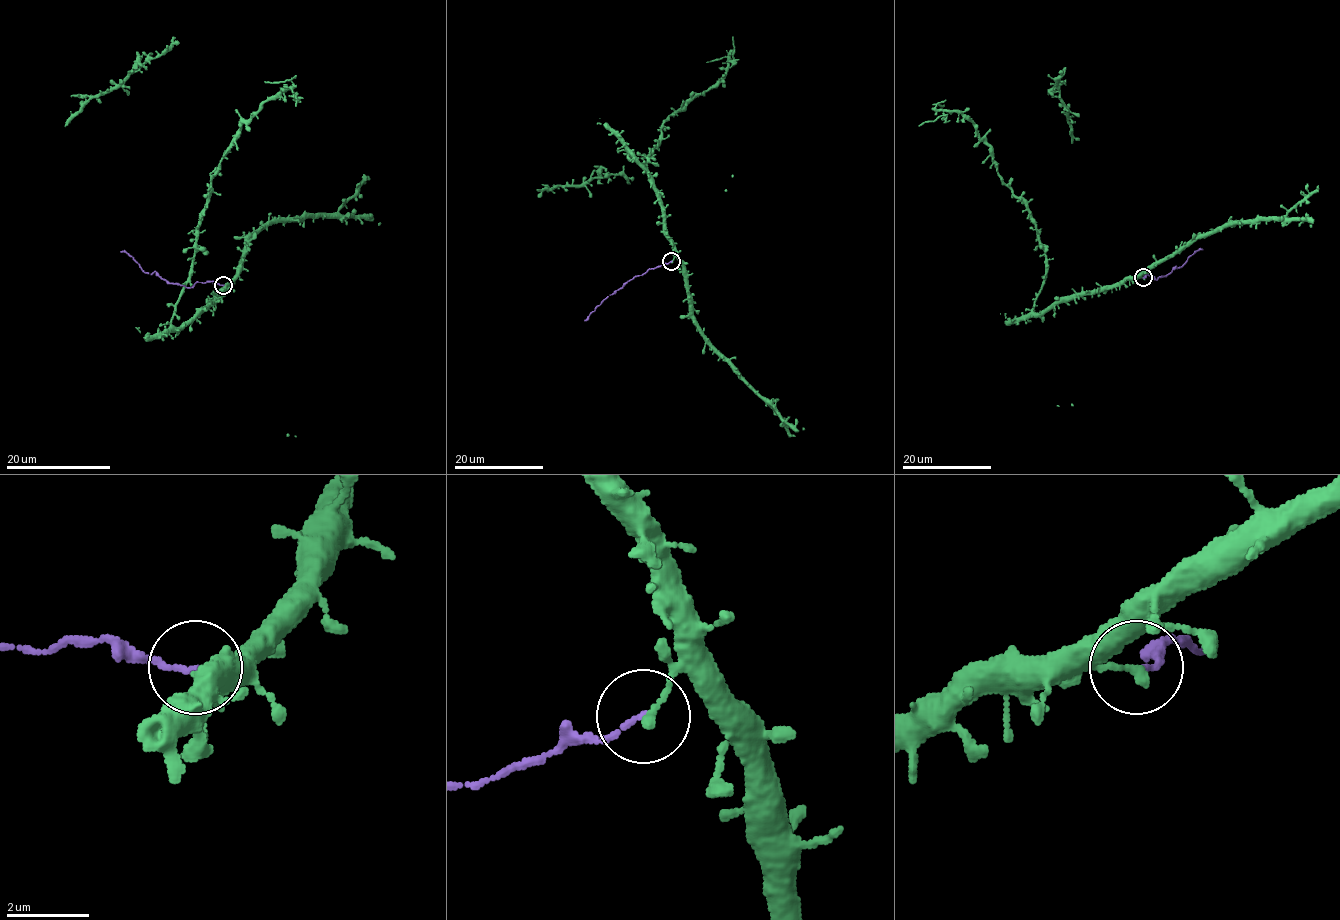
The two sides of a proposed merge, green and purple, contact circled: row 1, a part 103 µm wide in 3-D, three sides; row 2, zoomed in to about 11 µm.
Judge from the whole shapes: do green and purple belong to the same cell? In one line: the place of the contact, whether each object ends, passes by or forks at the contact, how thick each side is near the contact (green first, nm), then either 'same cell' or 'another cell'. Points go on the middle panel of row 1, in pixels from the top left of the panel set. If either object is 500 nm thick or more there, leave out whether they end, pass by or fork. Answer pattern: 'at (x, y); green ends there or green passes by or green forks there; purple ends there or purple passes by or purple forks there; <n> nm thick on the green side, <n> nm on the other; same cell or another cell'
at (671, 261); green ends there; purple ends there; 240 nm thick on the green side, 130 nm on the other; another cell

